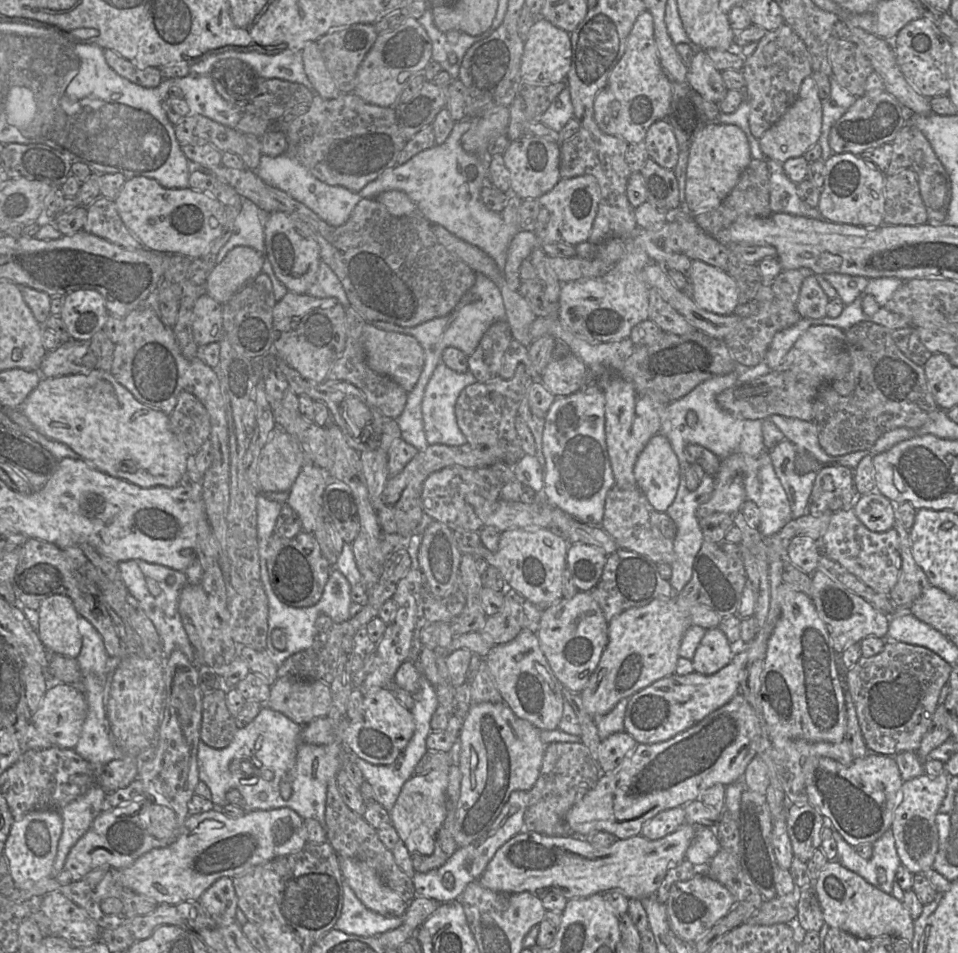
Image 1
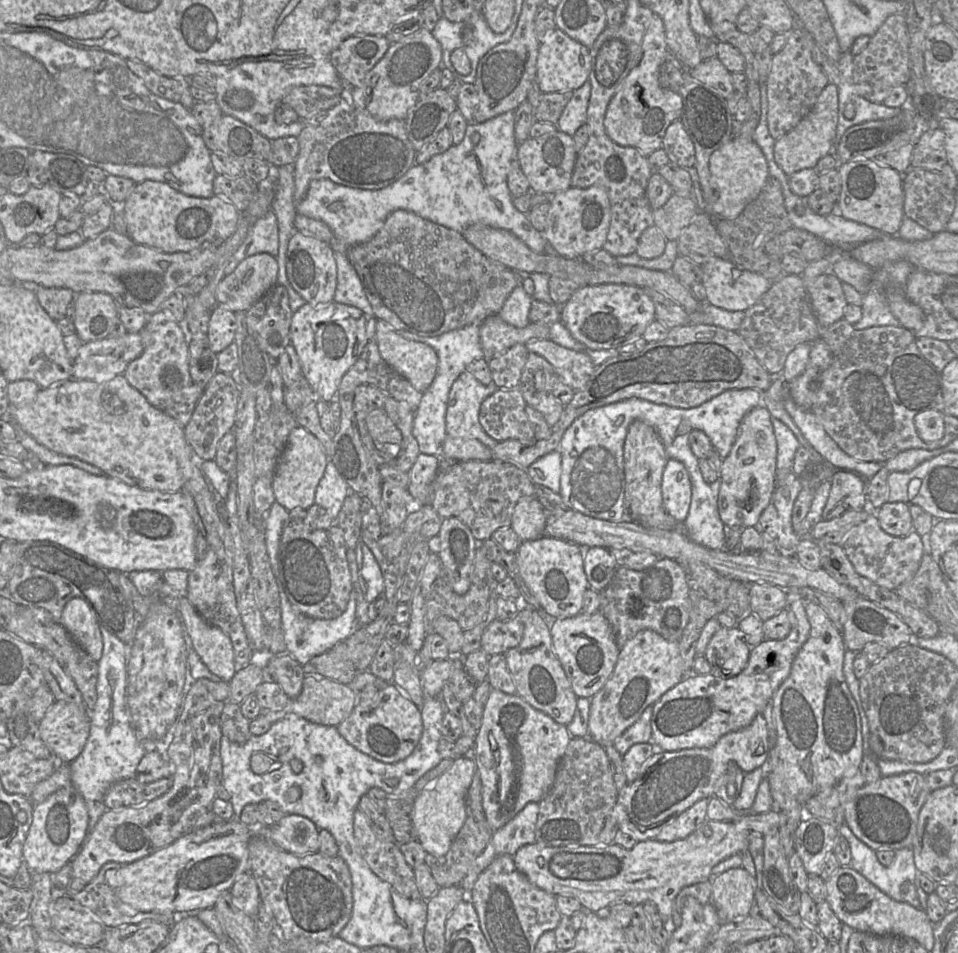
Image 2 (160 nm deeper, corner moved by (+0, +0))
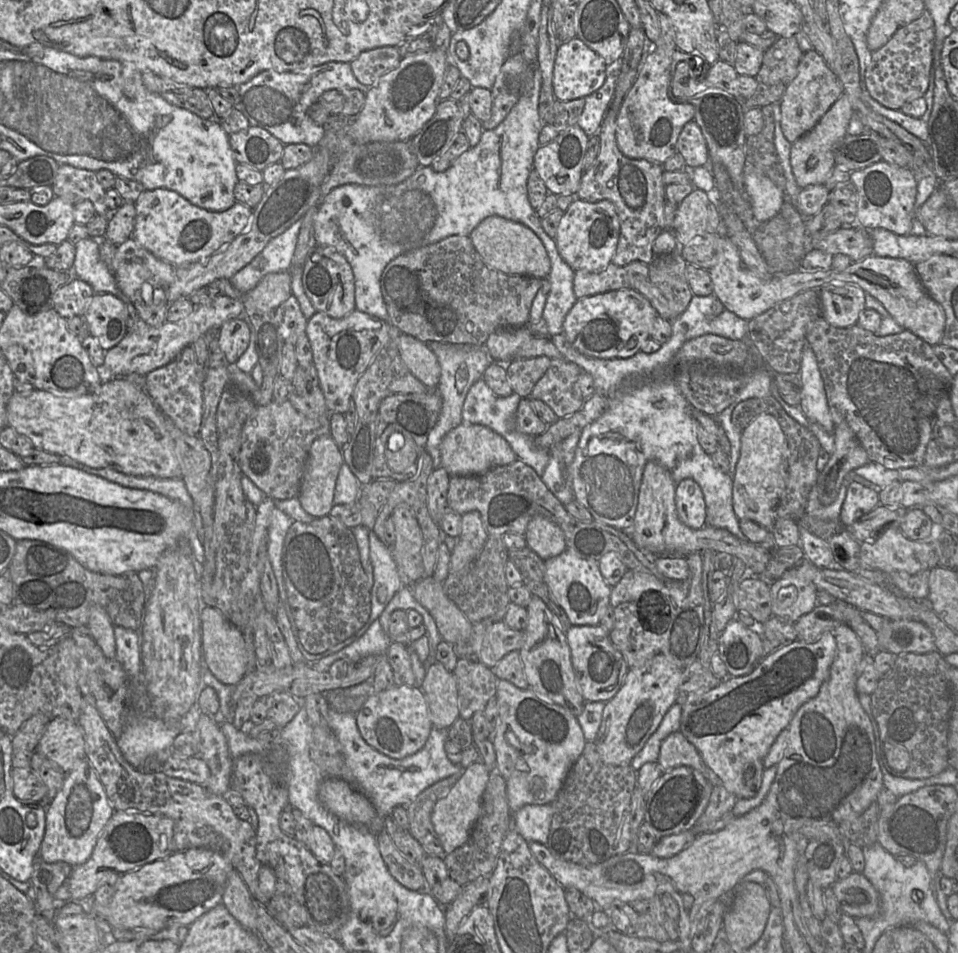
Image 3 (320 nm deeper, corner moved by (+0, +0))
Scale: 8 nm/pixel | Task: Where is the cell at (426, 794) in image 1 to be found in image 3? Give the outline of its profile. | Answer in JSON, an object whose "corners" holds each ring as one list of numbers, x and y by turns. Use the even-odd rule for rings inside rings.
{"corners":[[475,762,459,773,445,780,457,778,450,791,435,805,431,815,431,821,441,845,448,855,461,847,469,838,469,835,479,817,482,805,482,797,489,780,490,771,482,762]]}

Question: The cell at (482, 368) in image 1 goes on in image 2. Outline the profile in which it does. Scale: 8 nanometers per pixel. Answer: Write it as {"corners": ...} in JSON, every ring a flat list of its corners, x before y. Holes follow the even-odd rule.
{"corners":[[516,344,488,362,492,382,500,389,516,389,529,352,525,345]]}

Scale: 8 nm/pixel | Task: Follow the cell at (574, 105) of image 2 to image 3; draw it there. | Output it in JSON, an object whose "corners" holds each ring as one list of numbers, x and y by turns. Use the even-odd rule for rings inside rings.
{"corners":[[622,58,607,66,607,78,604,84,594,93,585,97,585,106,577,125,590,137,598,135,603,119,611,107,615,89,622,67]]}

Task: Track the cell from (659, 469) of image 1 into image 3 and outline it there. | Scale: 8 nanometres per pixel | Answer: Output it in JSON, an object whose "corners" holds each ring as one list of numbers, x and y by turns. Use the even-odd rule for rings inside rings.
{"corners":[[684,479,675,486,676,511,680,521,692,529,706,525,706,505,700,486,692,479]]}

